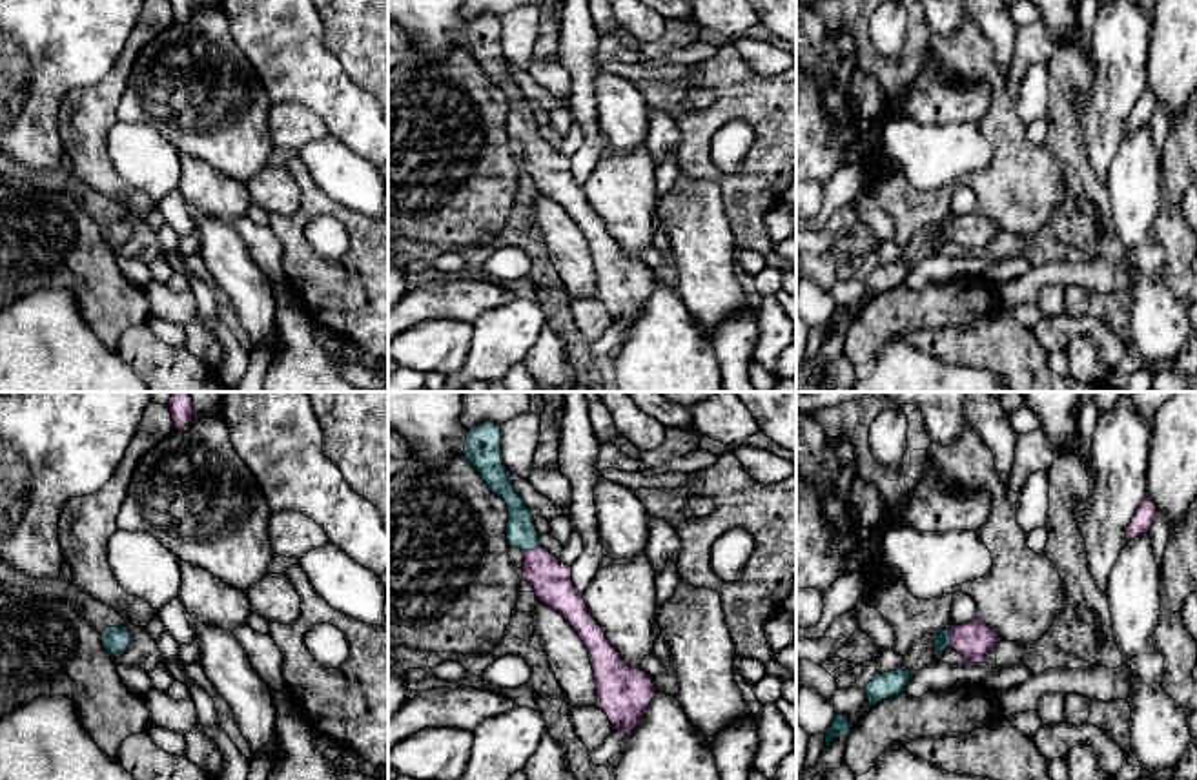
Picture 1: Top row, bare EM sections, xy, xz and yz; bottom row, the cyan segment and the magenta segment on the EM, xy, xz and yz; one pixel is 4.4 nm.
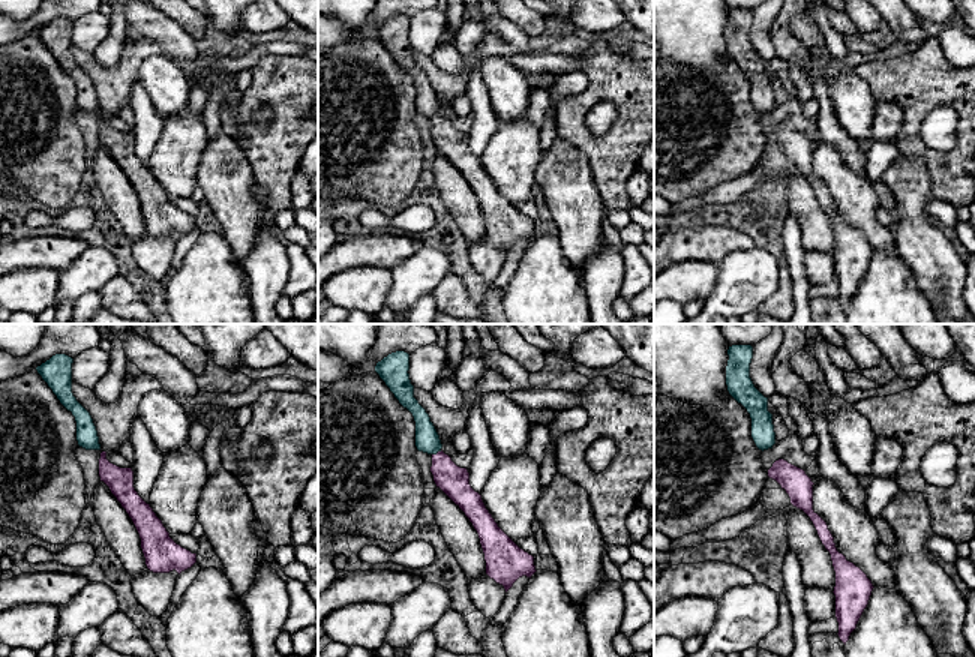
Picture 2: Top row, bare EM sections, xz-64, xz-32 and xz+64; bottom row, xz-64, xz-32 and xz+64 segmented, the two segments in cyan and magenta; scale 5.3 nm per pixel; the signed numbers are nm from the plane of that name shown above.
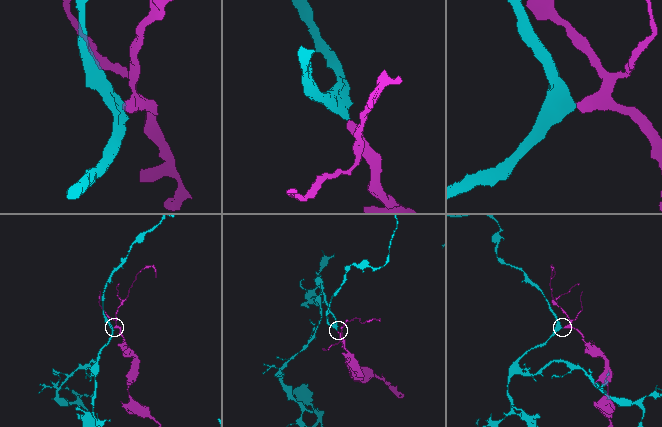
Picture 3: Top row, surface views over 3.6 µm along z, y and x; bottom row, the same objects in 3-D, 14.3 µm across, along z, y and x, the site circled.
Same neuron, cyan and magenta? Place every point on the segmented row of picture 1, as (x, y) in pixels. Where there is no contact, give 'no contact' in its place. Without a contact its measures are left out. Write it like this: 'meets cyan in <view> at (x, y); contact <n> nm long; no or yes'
meets cyan in yz at (950, 636); contact 70 nm long; yes

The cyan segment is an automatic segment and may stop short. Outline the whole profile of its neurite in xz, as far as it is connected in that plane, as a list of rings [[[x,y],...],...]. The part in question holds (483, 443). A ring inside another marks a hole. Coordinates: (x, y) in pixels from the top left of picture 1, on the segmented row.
[[[485,421],[470,428],[465,457],[508,507],[506,539],[510,547],[525,552],[523,580],[534,589],[539,601],[574,627],[585,643],[594,671],[598,707],[609,716],[612,731],[625,733],[623,749],[656,696],[652,678],[645,671],[627,665],[607,640],[603,629],[590,616],[583,592],[572,583],[572,567],[539,547],[532,512],[512,487],[512,474],[501,459],[501,425]]]

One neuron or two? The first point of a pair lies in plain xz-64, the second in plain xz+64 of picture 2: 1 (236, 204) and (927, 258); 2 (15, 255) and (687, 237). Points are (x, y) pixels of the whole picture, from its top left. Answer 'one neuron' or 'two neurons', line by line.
1: one neuron
2: one neuron

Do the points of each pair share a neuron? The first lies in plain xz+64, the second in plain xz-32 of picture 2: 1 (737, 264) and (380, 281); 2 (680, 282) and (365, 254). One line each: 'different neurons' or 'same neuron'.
1: different neurons
2: different neurons

